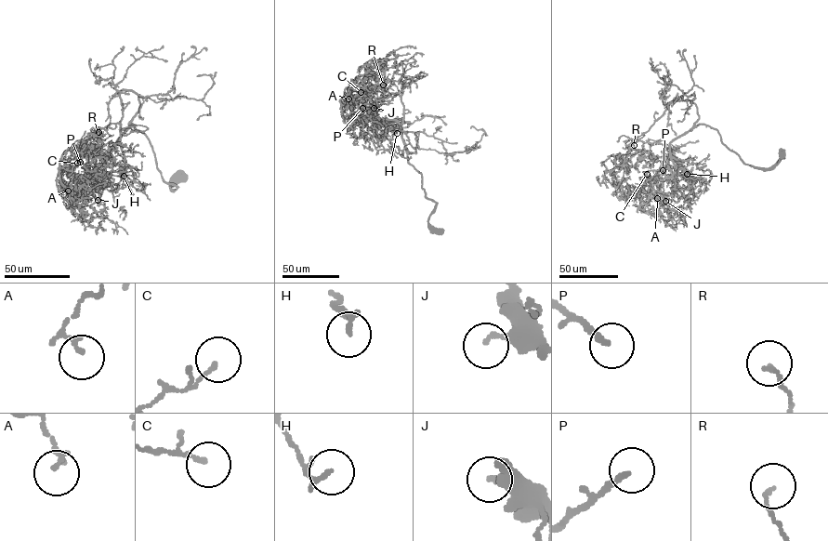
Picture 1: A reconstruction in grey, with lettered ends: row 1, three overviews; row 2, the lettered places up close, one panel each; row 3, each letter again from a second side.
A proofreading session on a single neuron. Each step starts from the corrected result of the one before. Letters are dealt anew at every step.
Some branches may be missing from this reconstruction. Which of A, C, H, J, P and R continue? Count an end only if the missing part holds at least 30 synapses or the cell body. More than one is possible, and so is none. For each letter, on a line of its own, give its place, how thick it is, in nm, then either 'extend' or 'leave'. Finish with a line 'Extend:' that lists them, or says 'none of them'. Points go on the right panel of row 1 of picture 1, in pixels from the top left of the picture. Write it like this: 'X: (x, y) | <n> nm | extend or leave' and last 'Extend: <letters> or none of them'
A: (657, 198) | 100 nm | leave
C: (647, 174) | 120 nm | leave
H: (687, 174) | 150 nm | leave
J: (665, 201) | 150 nm | leave
P: (663, 170) | 170 nm | extend
R: (634, 145) | 140 nm | leave
Extend: P

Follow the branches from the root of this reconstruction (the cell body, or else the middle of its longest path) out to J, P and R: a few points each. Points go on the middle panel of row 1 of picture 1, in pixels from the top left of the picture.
J: (438, 230), (428, 220), (436, 203), (408, 163), (400, 124), (377, 120), (375, 98), (368, 96), (374, 108)
P: (438, 230), (428, 220), (436, 203), (426, 196), (422, 175), (408, 163), (399, 123), (355, 113), (362, 108)
R: (438, 230), (428, 220), (436, 203), (408, 163), (399, 123), (375, 118), (382, 95), (376, 90), (383, 85)

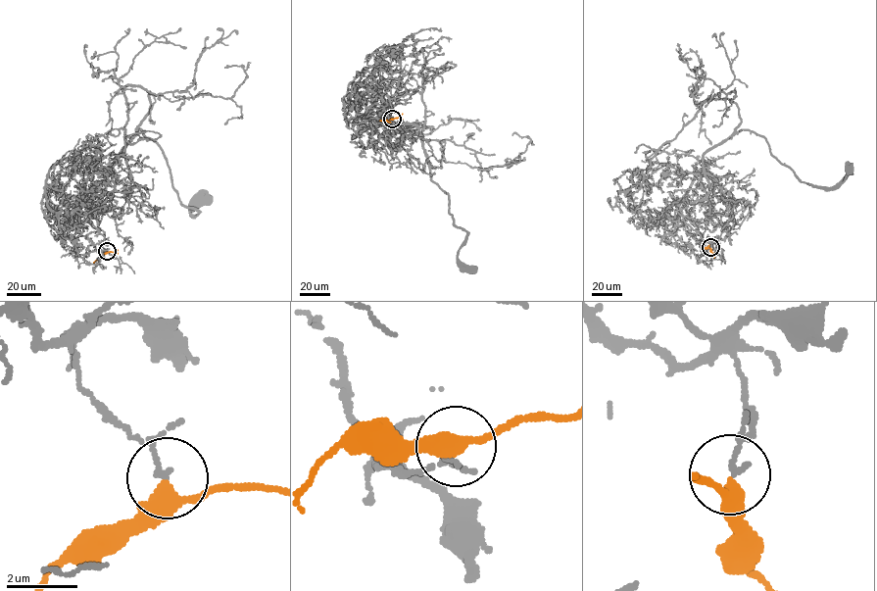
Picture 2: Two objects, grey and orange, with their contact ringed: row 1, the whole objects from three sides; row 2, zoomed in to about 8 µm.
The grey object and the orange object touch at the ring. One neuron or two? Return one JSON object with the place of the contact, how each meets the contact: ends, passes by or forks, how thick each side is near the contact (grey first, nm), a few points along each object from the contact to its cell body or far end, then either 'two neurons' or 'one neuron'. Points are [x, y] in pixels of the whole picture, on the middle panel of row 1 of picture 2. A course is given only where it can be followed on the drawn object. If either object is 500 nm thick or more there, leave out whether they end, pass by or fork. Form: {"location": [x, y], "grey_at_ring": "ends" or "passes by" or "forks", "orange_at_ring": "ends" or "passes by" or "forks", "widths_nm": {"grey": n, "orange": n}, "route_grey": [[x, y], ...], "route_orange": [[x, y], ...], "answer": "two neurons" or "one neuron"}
{"location": [392, 119], "grey_at_ring": "ends", "orange_at_ring": "passes by", "widths_nm": {"grey": 160, "orange": 360}, "route_grey": [[393, 119], [379, 93], [388, 96], [390, 123], [418, 127], [430, 178], [466, 232], [458, 258], [470, 269]], "route_orange": [[393, 119], [379, 120]], "answer": "two neurons"}

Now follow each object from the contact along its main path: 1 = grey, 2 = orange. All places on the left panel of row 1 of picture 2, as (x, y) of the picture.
1: (107, 251), (83, 200), (140, 129), (179, 201), (199, 213), (190, 216), (204, 200)
2: (107, 251), (93, 263)

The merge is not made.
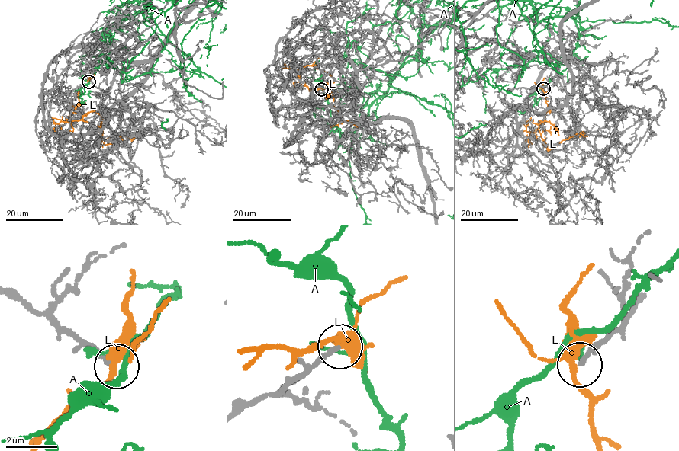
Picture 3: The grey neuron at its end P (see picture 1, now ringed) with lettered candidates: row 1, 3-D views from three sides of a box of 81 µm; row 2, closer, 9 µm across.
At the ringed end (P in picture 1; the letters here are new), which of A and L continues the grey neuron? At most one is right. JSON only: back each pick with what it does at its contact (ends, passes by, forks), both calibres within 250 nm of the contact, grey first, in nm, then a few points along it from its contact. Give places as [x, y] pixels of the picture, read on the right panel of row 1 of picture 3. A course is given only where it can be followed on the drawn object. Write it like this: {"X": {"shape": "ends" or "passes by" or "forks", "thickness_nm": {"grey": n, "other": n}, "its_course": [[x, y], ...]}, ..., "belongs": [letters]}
{"belongs": []}

